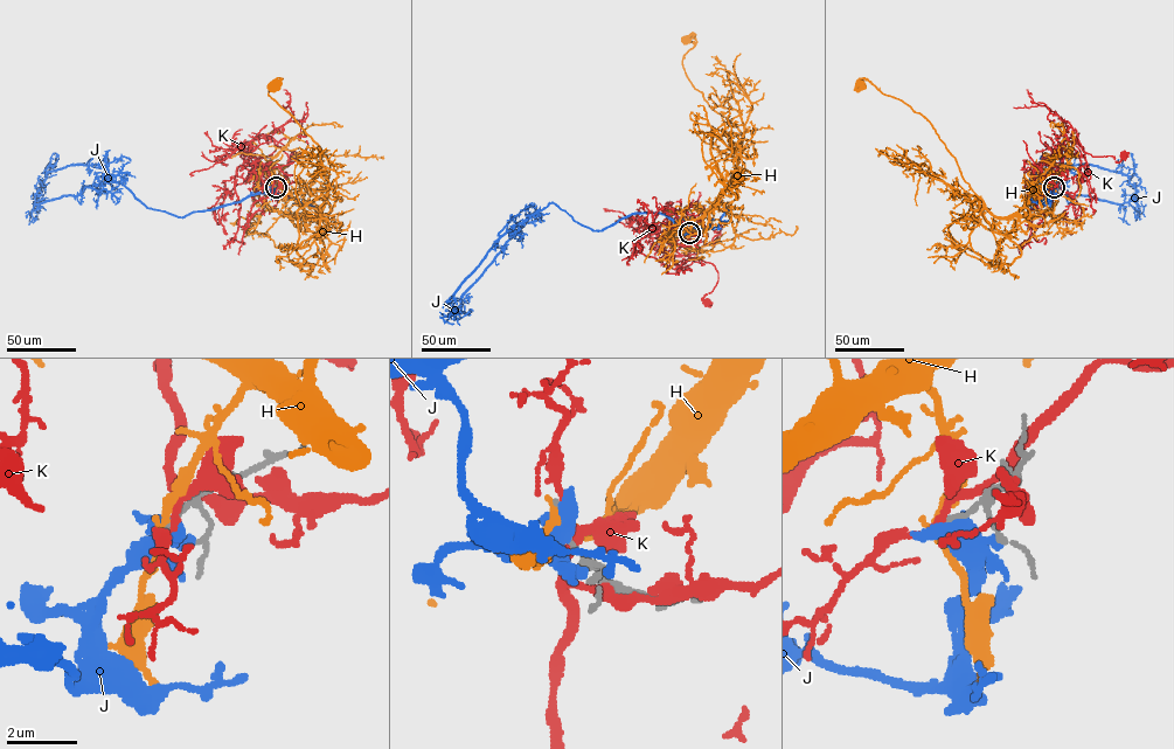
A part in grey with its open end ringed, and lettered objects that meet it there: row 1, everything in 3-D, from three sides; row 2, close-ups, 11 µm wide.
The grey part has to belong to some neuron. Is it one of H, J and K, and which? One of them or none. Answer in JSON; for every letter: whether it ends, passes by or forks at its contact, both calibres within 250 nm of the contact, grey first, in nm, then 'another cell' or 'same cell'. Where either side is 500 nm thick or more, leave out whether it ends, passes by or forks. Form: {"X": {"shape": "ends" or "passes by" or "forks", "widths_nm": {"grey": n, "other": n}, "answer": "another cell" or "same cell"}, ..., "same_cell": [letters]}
{"H": {"shape": "passes by", "widths_nm": {"grey": 180, "other": 240}, "answer": "another cell"}, "J": {"widths_nm": {"grey": 190, "other": 500}, "answer": "another cell"}, "K": {"shape": "passes by", "widths_nm": {"grey": 180, "other": 180}, "answer": "same cell"}, "same_cell": ["K"]}

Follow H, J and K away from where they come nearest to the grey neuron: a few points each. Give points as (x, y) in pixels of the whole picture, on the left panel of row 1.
H: (276, 187), (279, 182), (307, 213), (318, 216), (330, 165), (320, 146), (268, 94), (282, 78), (271, 85)
J: (276, 187), (178, 217), (147, 207), (112, 182), (103, 166), (49, 171), (41, 186), (56, 174)
K: (276, 187), (271, 174), (262, 166), (249, 165), (252, 140), (269, 136), (304, 157), (290, 163), (292, 155)

